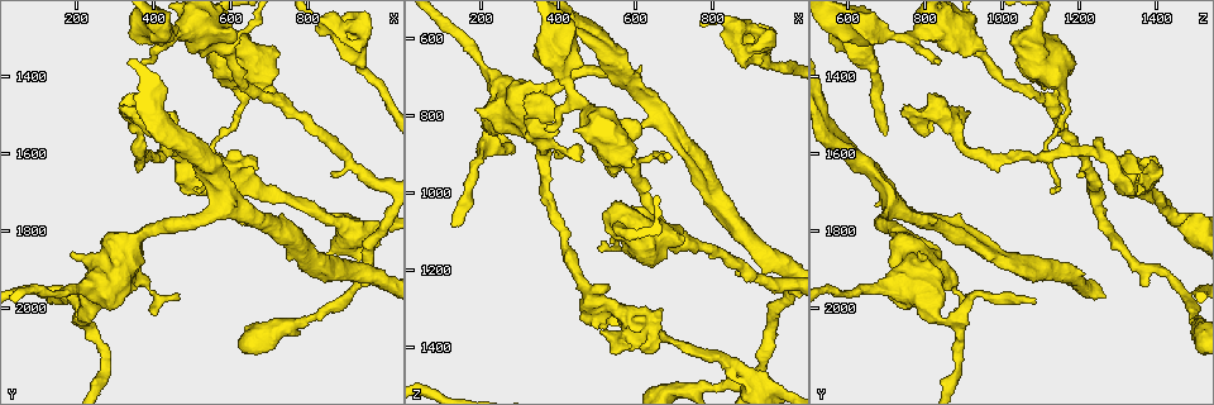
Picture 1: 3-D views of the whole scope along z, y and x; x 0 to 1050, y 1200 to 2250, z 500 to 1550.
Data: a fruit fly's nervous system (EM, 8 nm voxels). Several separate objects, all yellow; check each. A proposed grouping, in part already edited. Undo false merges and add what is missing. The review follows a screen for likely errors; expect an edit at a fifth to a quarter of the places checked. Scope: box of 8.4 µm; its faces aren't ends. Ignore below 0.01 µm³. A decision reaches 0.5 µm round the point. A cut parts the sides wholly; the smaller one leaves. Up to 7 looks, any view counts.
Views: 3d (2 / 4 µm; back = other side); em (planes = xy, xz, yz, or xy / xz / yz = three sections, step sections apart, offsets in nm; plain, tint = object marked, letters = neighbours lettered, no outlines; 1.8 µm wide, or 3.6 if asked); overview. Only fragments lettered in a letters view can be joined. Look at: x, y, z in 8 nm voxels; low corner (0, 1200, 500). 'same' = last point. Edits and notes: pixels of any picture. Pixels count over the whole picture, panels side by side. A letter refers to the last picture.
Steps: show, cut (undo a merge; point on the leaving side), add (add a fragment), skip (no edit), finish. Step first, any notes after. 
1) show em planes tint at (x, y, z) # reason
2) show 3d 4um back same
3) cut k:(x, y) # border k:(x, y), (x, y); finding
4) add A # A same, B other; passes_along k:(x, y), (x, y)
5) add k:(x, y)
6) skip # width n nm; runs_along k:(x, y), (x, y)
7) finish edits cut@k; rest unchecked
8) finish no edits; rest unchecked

show 3d 2um back at (390, 1560, 805) # stops while still wide

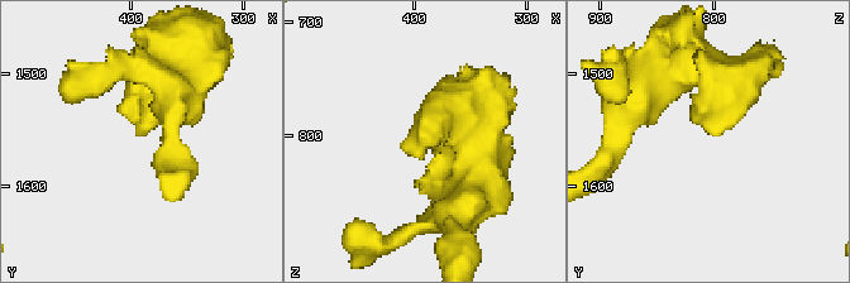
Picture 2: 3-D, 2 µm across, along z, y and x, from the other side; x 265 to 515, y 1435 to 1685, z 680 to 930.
show em planes letters at (394, 1558, 798) # arm_widths 240, 360 nm

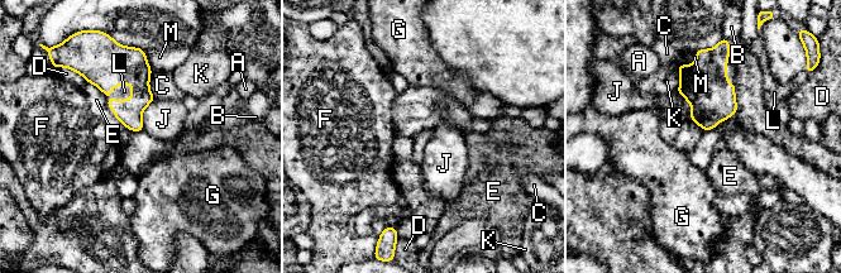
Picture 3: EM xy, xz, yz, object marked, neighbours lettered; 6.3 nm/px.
add L # A other, B other, C other, D other, E other, F other, G other, J other, K other, L same, M other; it goes on there

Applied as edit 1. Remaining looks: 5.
show overview # see it whole again

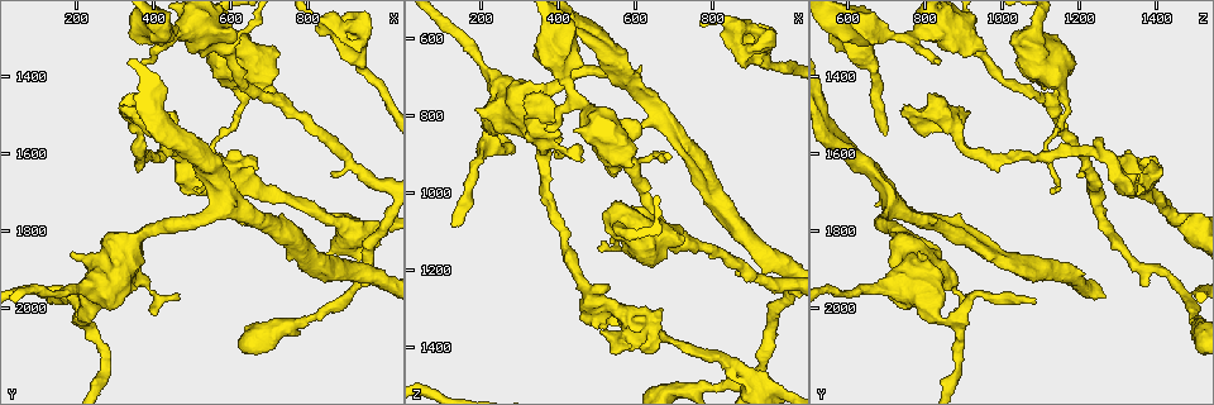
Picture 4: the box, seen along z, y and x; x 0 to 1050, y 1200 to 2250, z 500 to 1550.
show 3d 4um at (395, 1965, 885) # thin neck

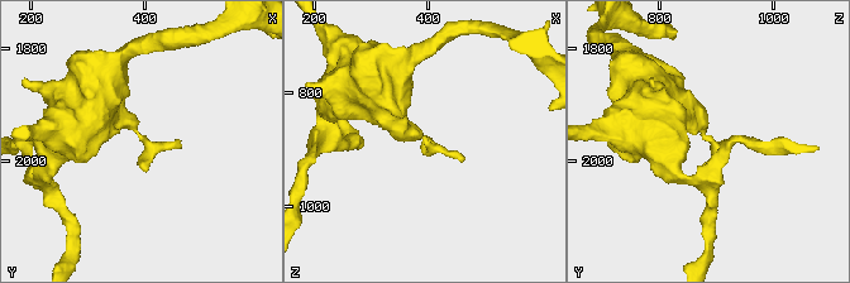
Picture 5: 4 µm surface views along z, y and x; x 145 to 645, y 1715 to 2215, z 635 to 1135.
show em yz step 8 tint at (390, 1960, 885) # now the EM

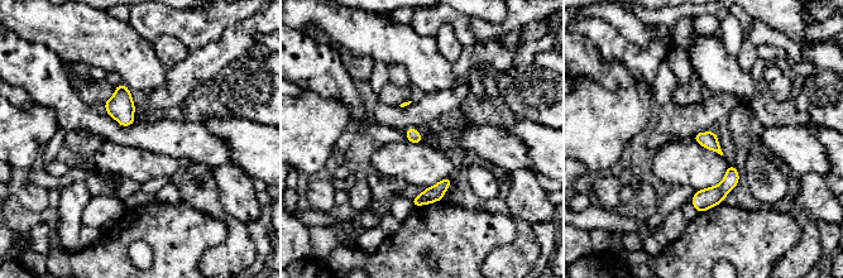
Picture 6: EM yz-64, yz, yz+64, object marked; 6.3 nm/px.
show em planes letters same

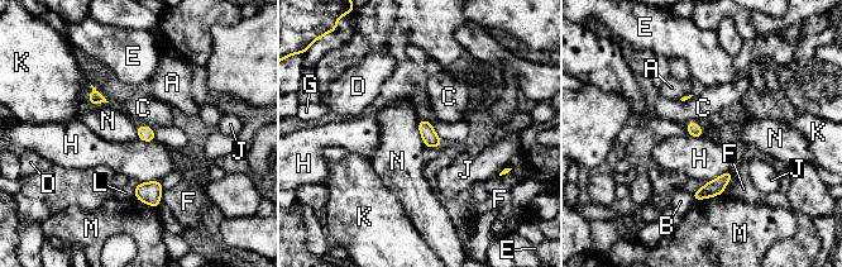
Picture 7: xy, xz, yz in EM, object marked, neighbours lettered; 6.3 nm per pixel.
skip # A other, B other, C other, D other, E other, F other, G other, H other, J other, K other, L other, M other, N other; border 7:(417, 122), (417, 129), (425, 146); continuous, no second neuron

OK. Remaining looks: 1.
finish edits add@3; rest unchecked

